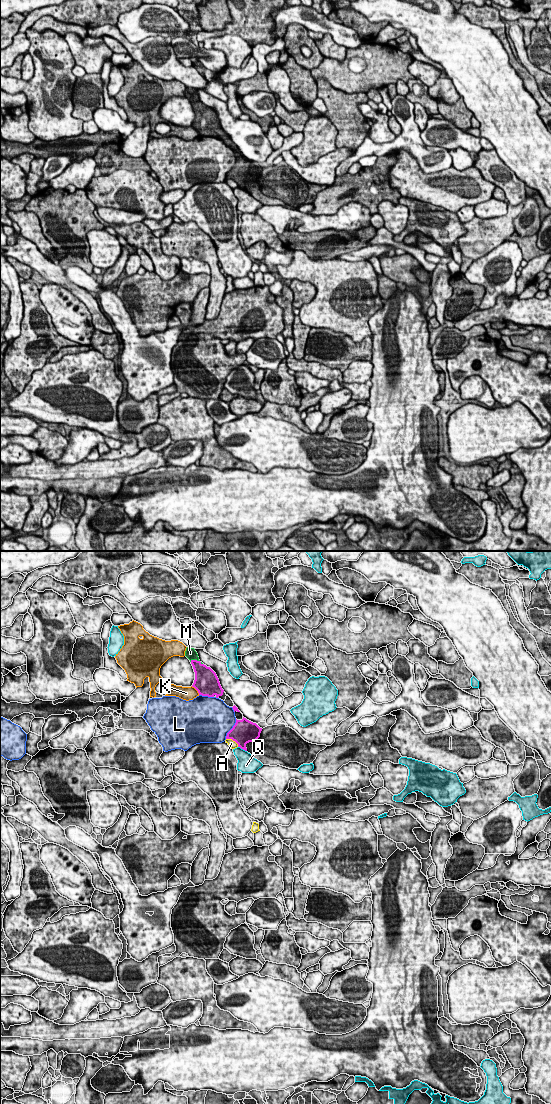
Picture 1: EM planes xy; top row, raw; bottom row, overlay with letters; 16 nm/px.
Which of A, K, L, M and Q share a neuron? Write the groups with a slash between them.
A / K / L / M / Q

